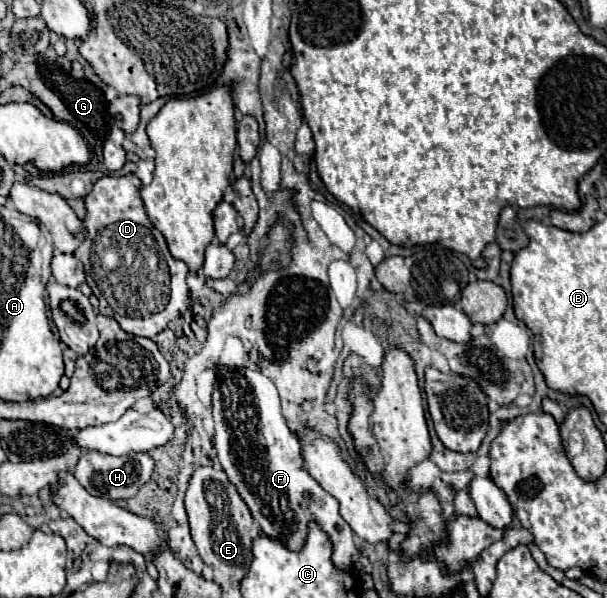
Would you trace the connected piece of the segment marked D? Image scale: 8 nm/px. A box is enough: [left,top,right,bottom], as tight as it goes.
[76,173,190,337]

